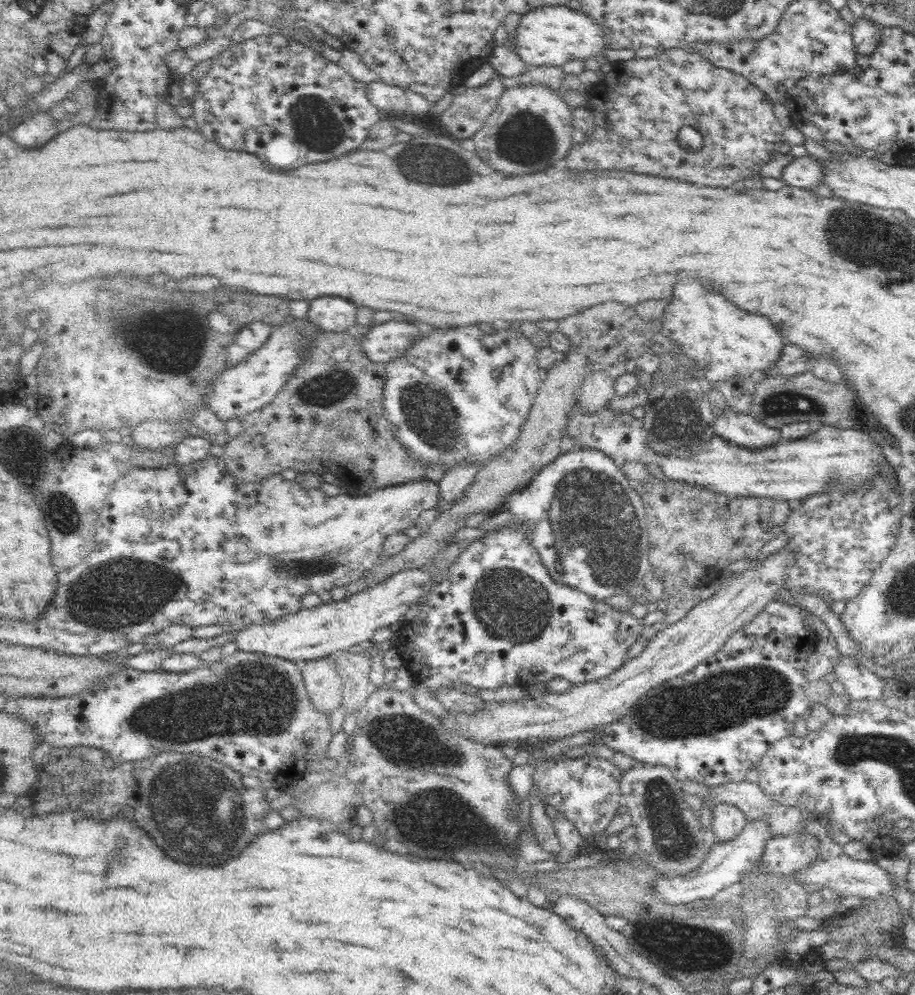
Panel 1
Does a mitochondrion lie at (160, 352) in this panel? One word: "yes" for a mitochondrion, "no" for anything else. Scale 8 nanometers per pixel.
yes

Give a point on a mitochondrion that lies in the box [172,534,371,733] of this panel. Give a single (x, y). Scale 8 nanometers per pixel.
(318, 565)

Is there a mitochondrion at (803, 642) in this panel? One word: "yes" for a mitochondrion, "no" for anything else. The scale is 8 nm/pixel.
no

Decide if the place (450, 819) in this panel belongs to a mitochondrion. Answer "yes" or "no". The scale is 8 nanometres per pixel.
yes

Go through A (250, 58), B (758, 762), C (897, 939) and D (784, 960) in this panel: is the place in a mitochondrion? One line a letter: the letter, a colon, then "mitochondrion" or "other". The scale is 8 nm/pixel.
A: other
B: other
C: other
D: other

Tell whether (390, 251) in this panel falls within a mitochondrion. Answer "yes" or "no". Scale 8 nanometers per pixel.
no

